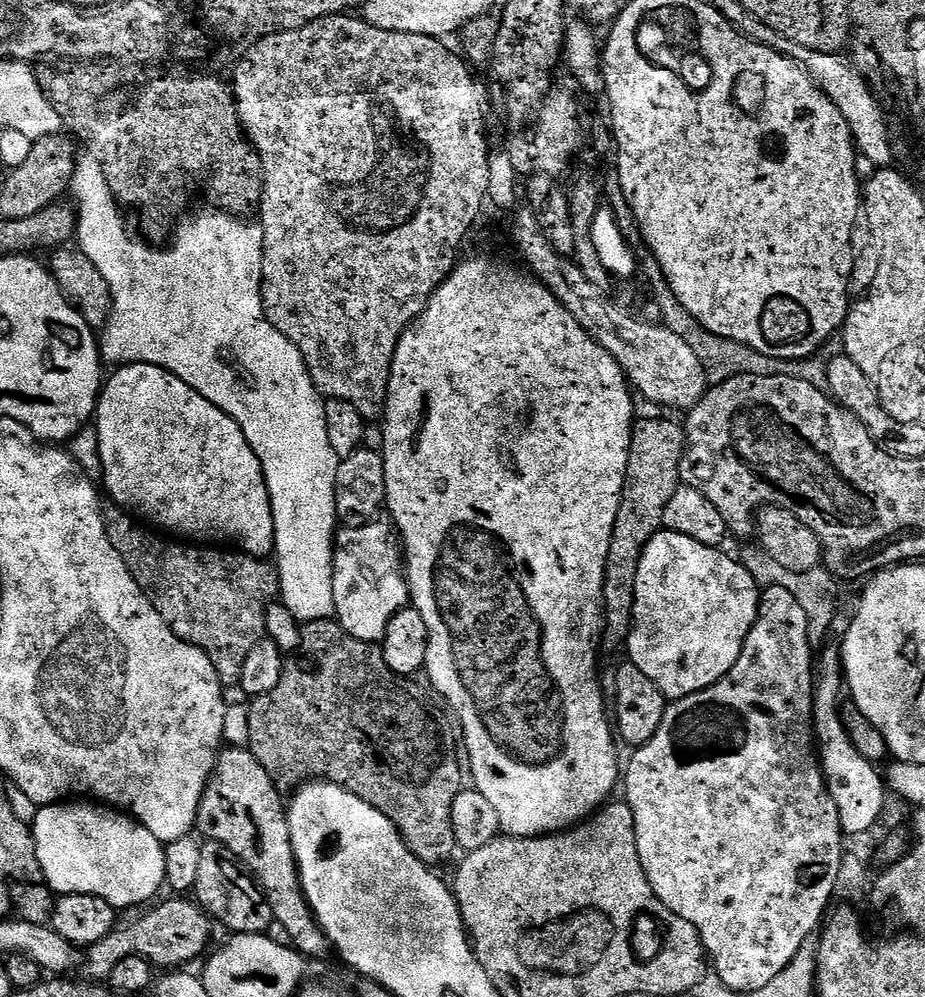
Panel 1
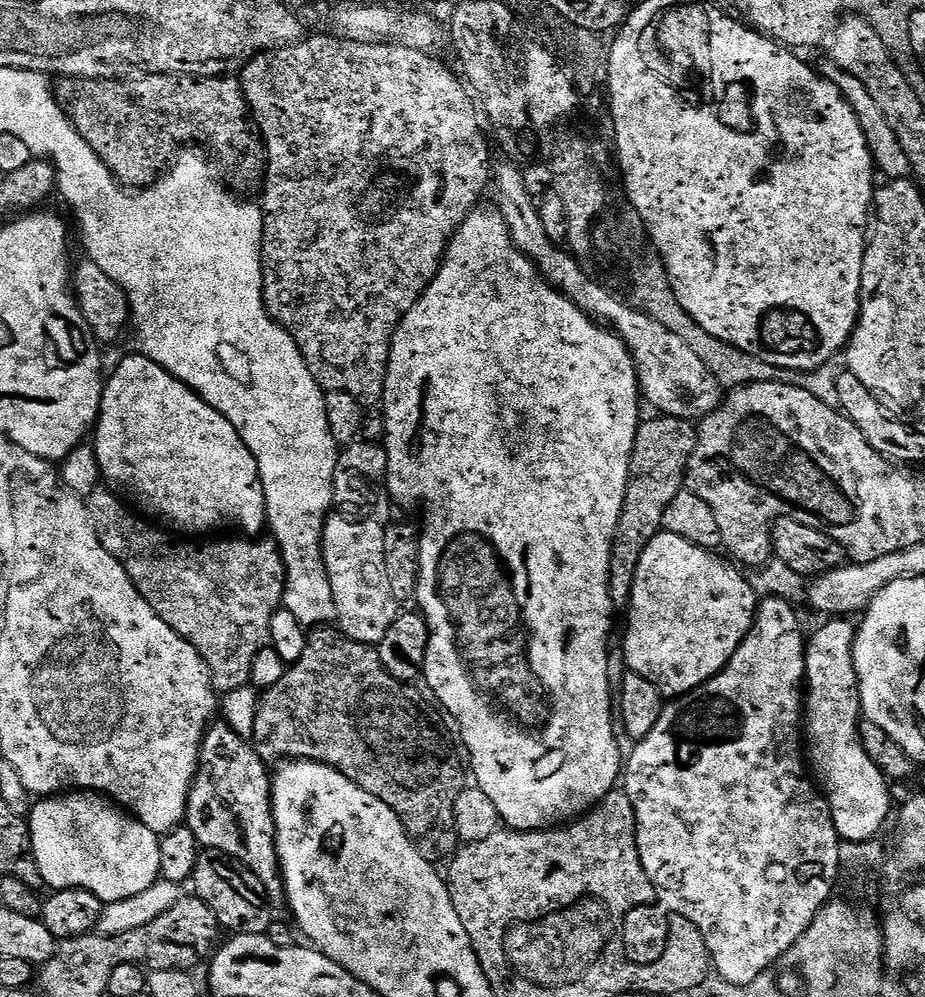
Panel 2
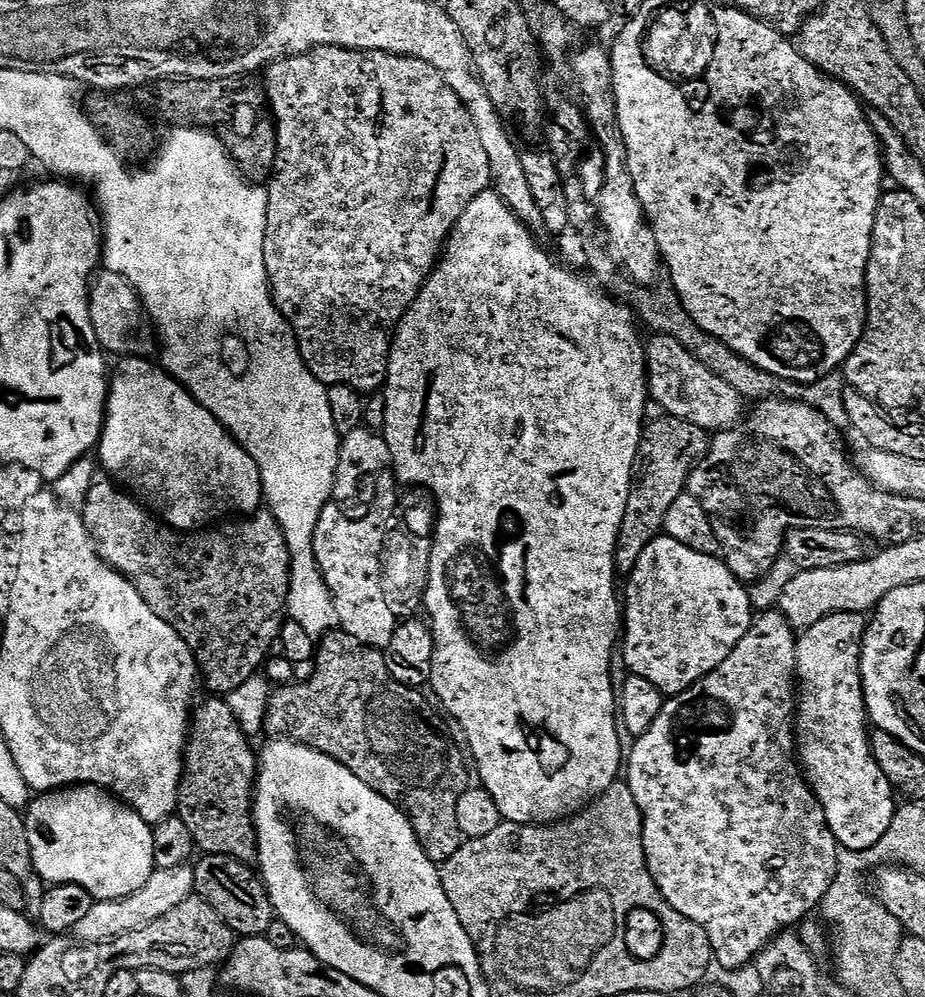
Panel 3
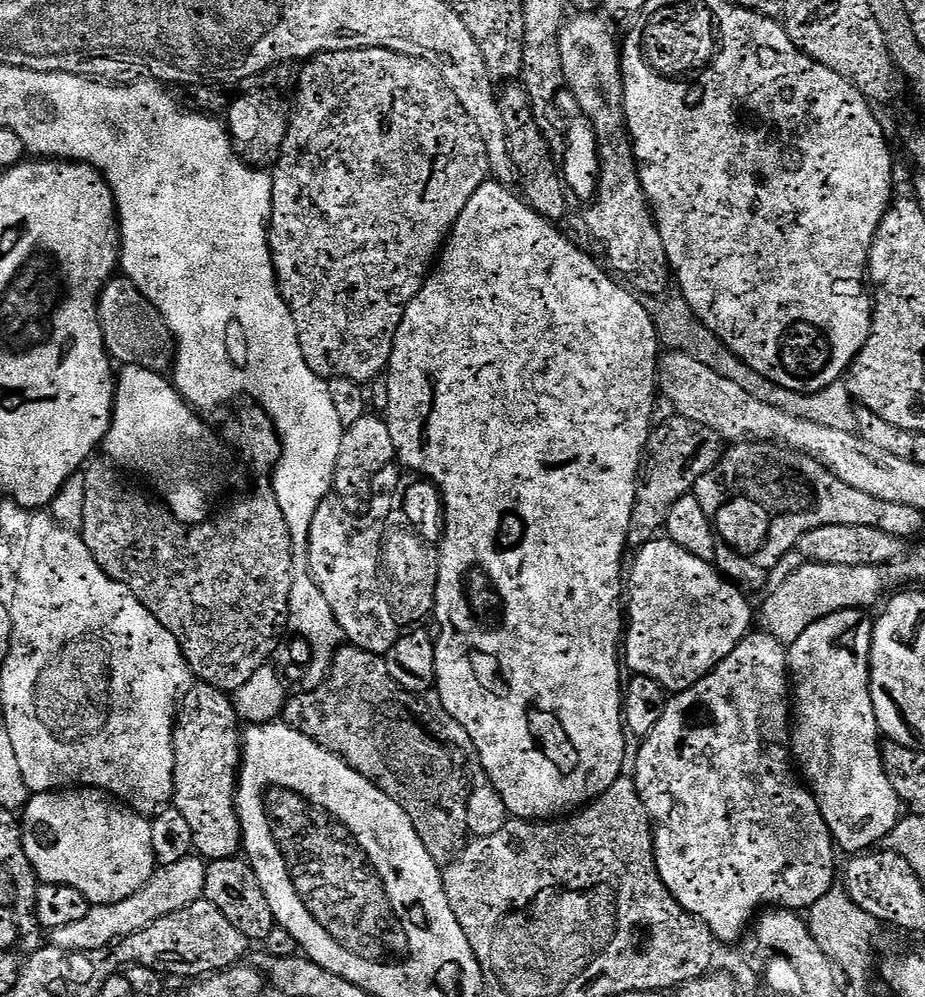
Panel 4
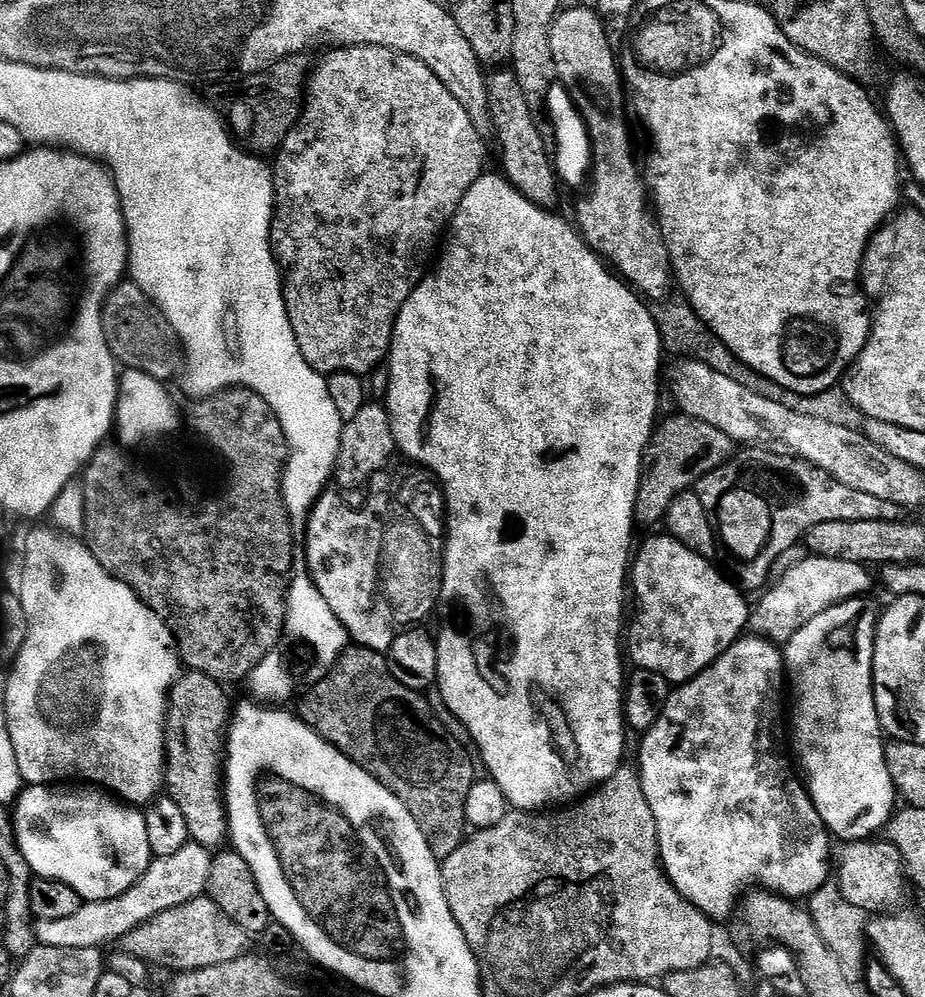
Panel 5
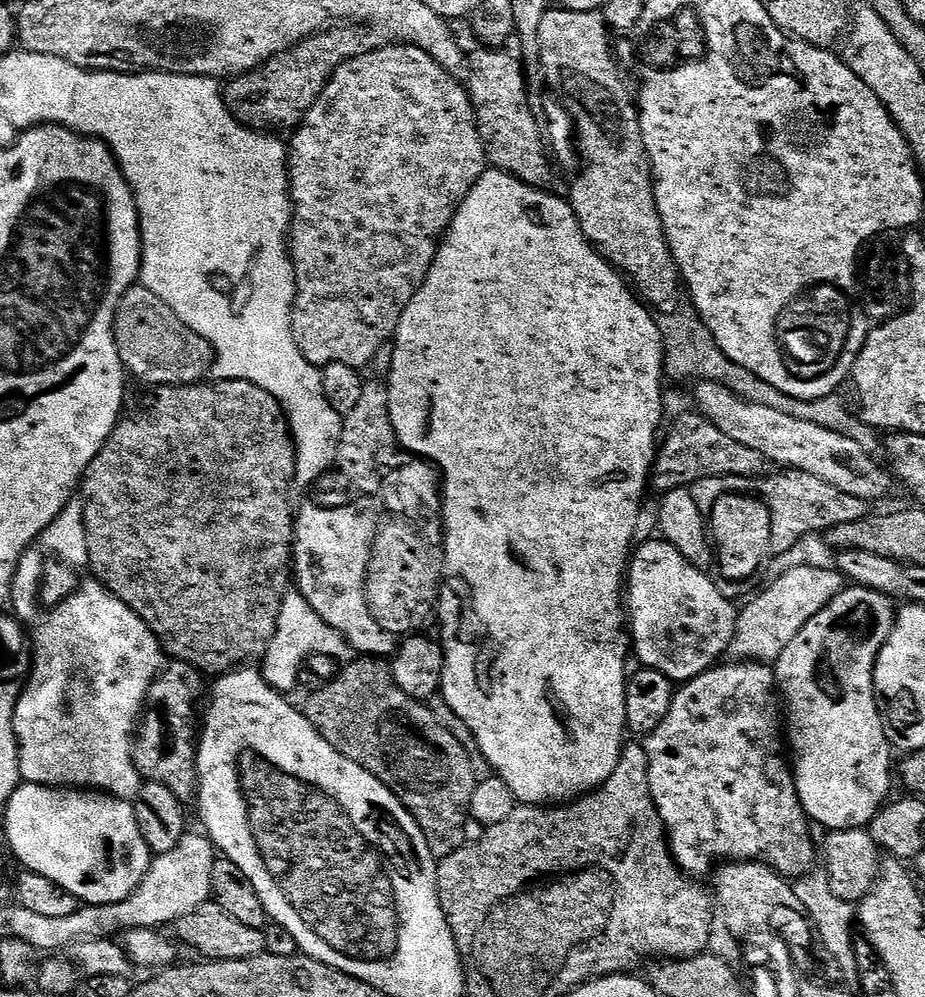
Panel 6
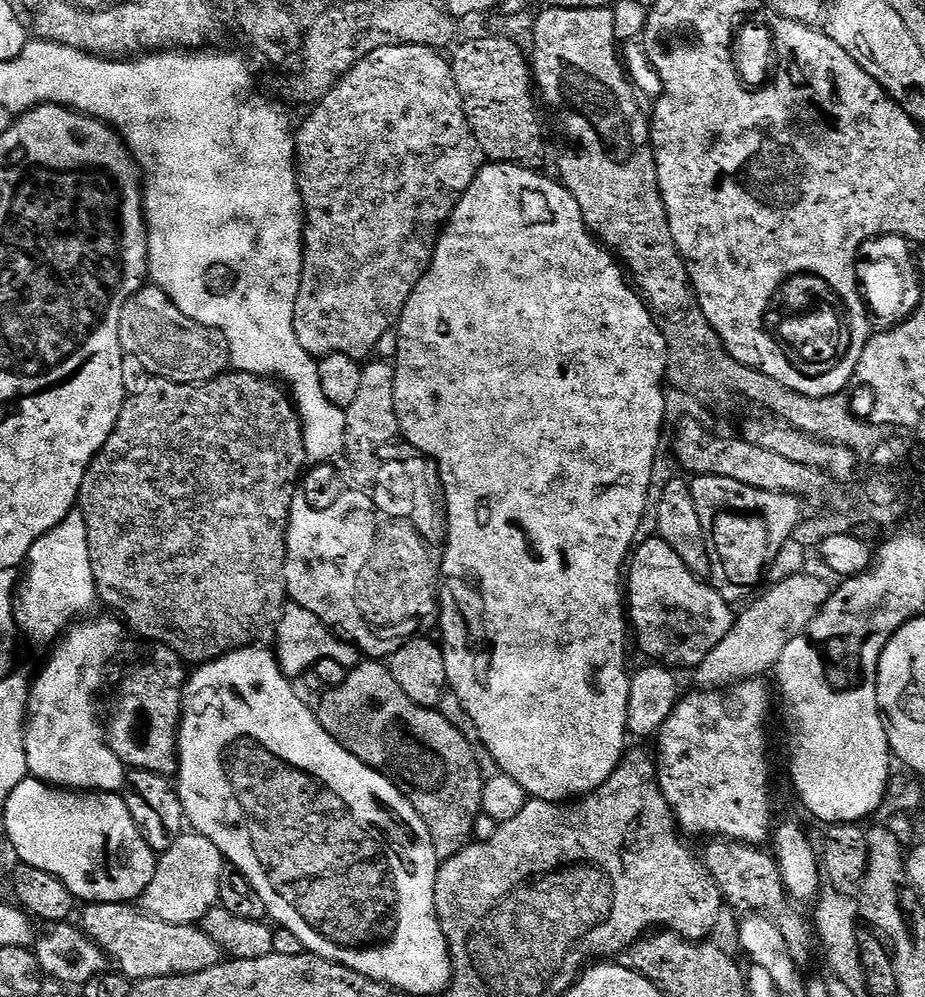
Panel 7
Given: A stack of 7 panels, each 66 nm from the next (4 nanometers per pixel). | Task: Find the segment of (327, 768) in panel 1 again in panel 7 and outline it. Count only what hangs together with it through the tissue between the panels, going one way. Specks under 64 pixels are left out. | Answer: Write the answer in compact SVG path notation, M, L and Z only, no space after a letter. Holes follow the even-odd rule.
M376 658L357 663L337 688L330 689L321 698L320 708L315 709L316 717L346 751L354 754L354 758L384 773L407 796L414 810L418 810L418 814L426 822L430 838L434 842L436 857L443 862L473 843L472 831L476 828L476 816L481 815L480 799L486 776L485 773L480 773L480 764L472 757L471 742L464 740L463 734L440 710L423 708L406 698L402 686L394 682L391 667L382 663L384 662Z

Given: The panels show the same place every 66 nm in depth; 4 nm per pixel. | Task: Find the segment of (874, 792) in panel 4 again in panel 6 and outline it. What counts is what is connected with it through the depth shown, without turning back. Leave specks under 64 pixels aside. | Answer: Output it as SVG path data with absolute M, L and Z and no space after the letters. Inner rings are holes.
M845 587L802 626L798 638L774 662L778 692L786 705L786 740L794 757L798 798L809 821L816 826L821 824L828 832L867 829L889 799L892 776L894 780L894 749L888 743L876 705L874 670L878 654L896 623L897 611L893 597L873 588Z

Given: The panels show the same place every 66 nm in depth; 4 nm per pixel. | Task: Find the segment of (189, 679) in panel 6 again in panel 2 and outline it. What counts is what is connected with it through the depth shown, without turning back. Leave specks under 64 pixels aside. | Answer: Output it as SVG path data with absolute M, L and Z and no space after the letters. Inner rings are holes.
M223 722L205 732L200 747L200 763L200 771L192 779L188 795L186 826L194 830L194 838L198 838L201 849L230 854L230 858L245 864L262 882L268 903L283 905L286 897L280 859L276 853L269 765L245 737L239 736Z

